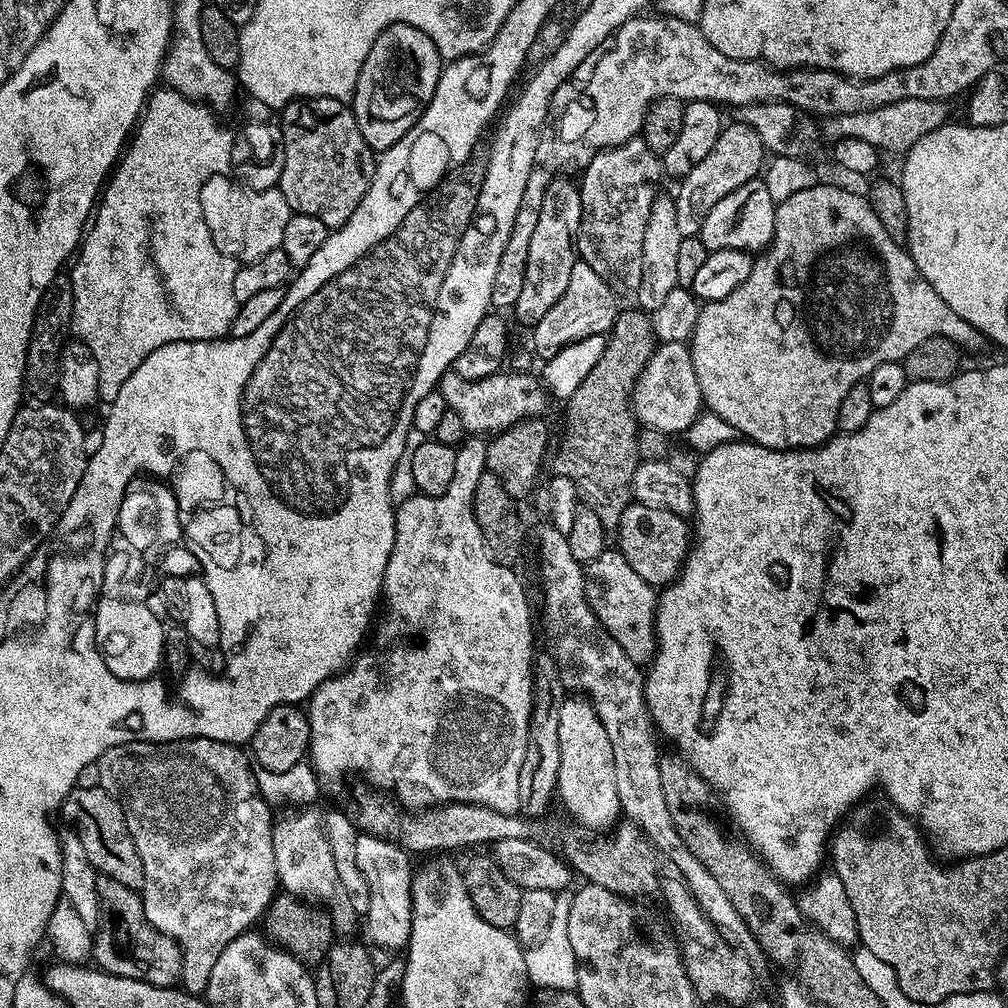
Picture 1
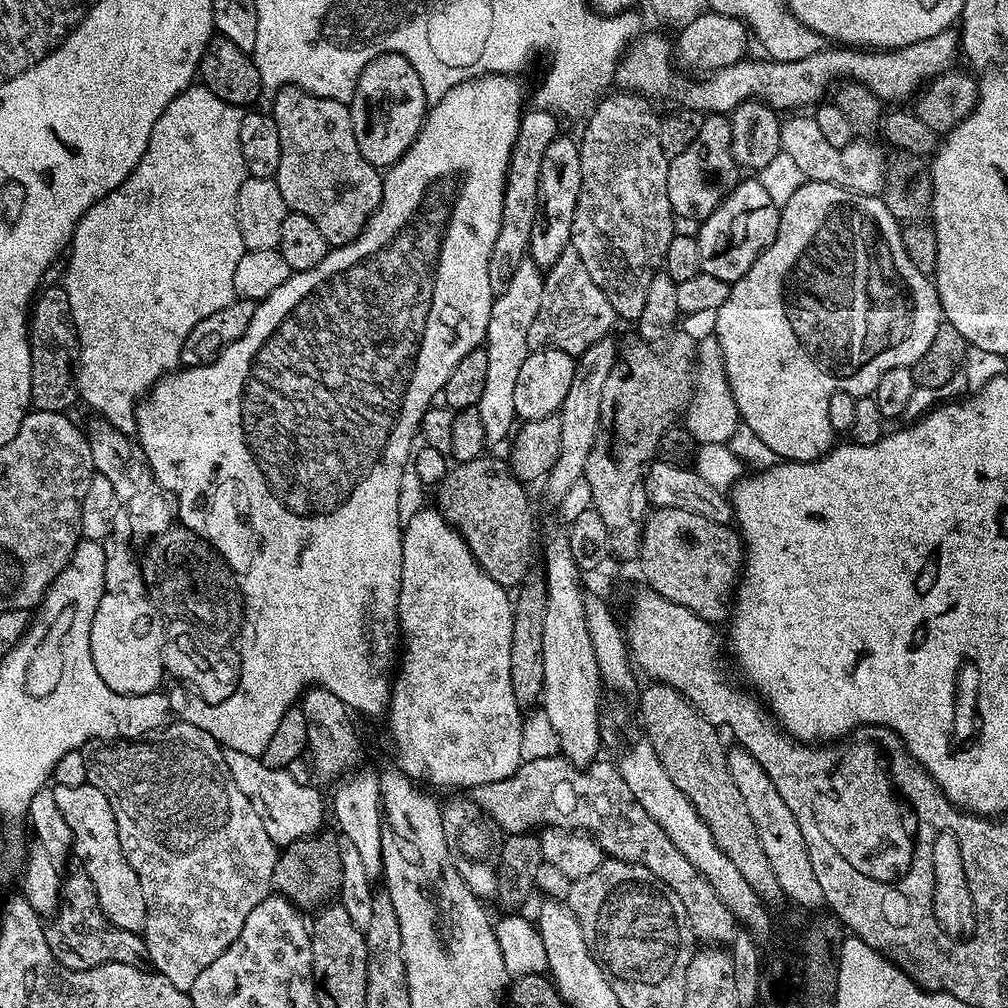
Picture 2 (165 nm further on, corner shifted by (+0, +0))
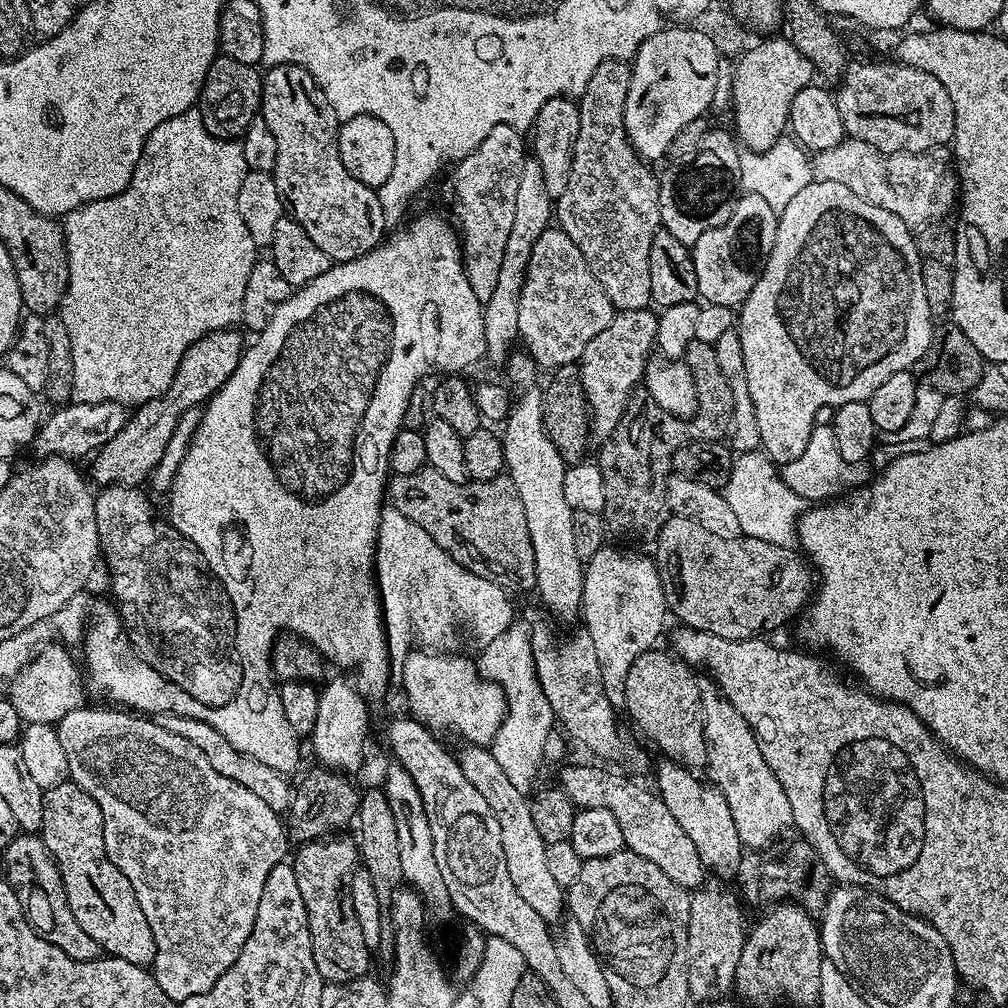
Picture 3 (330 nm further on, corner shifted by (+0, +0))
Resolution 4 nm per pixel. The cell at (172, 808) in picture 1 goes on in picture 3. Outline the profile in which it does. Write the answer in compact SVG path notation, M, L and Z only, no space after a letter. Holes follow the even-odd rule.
M81 706L74 709L55 725L58 742L62 742L62 750L66 753L71 783L86 790L86 794L90 794L90 798L98 802L98 810L102 810L106 854L110 862L114 862L114 866L118 866L118 870L122 870L122 874L130 878L130 886L134 886L138 906L142 906L142 914L146 914L146 922L150 922L150 930L154 934L156 956L150 968L158 986L162 986L168 997L177 1002L194 998L194 994L206 994L206 990L210 990L210 986L214 986L214 982L218 982L218 978L236 961L246 938L250 938L250 930L254 930L254 918L258 918L258 901L262 898L262 886L266 886L266 877L270 874L270 870L274 870L276 864L281 863L289 855L290 841L285 821L281 813L266 806L266 802L262 802L262 798L258 798L254 790L246 790L246 786L226 778L226 774L218 774L218 771L210 766L209 759L197 746L194 746L193 742L187 741L179 734L171 733L164 728L163 723L156 721L155 724L152 721L155 719L145 718L128 710L88 707Z

